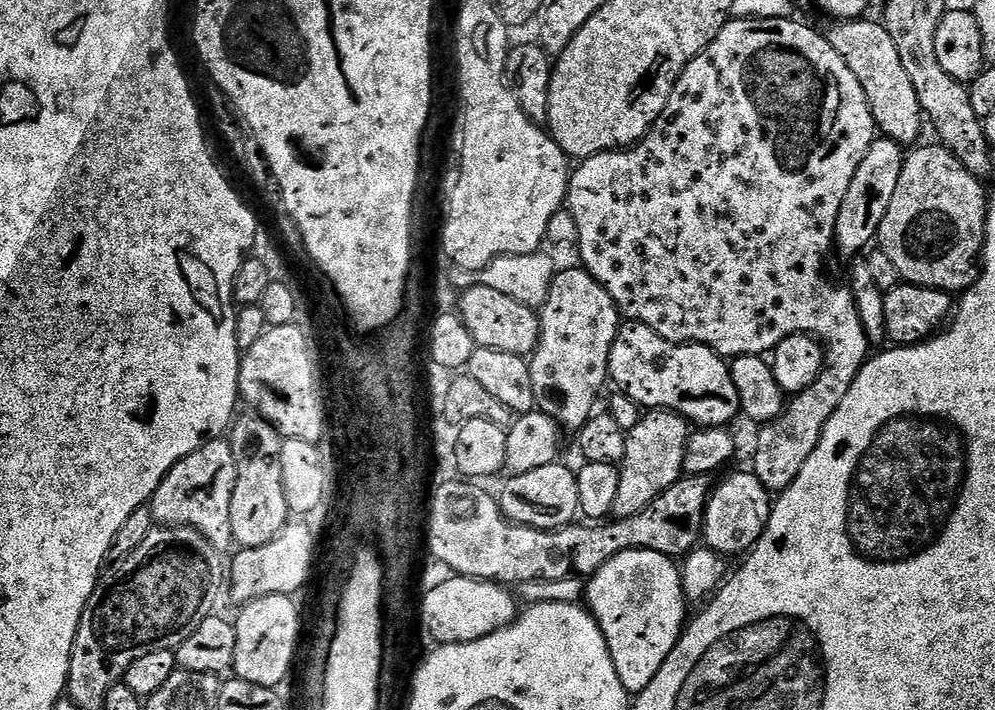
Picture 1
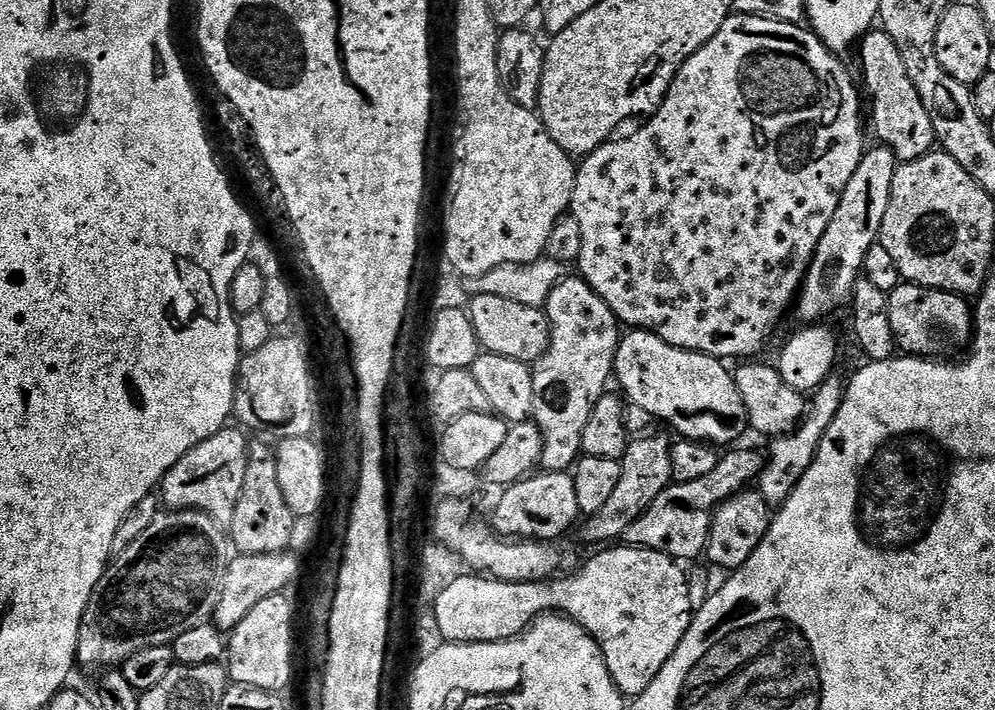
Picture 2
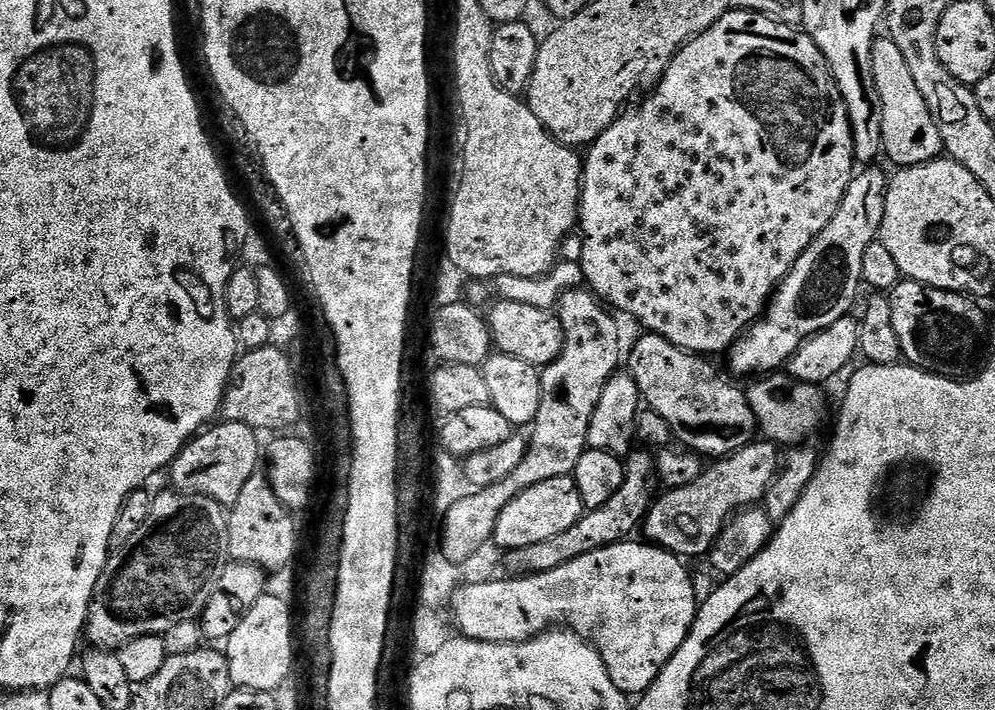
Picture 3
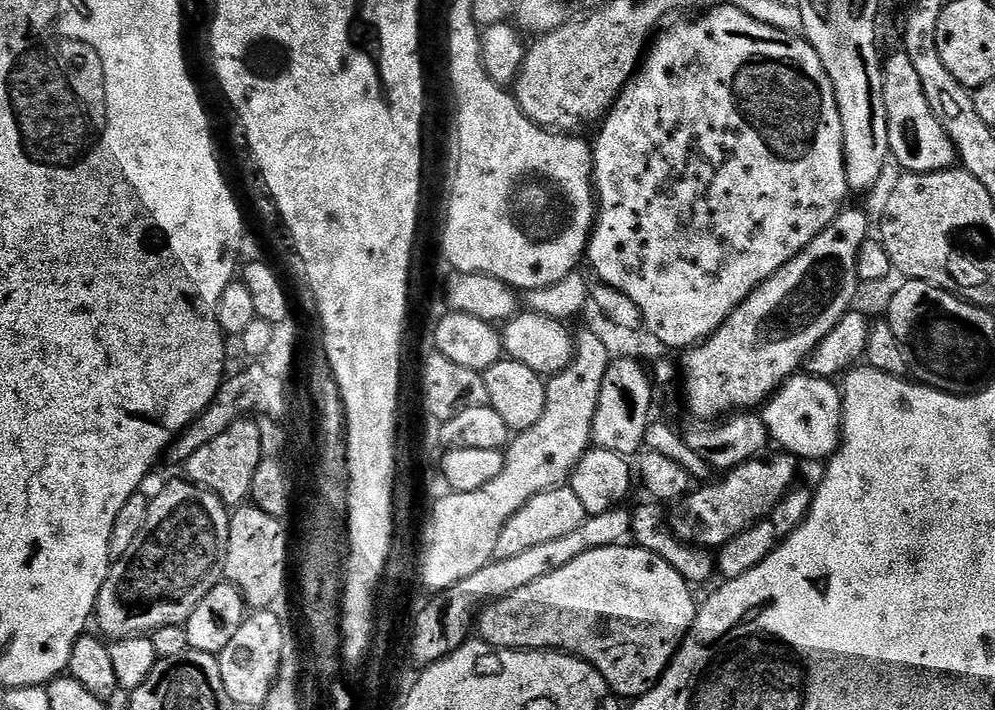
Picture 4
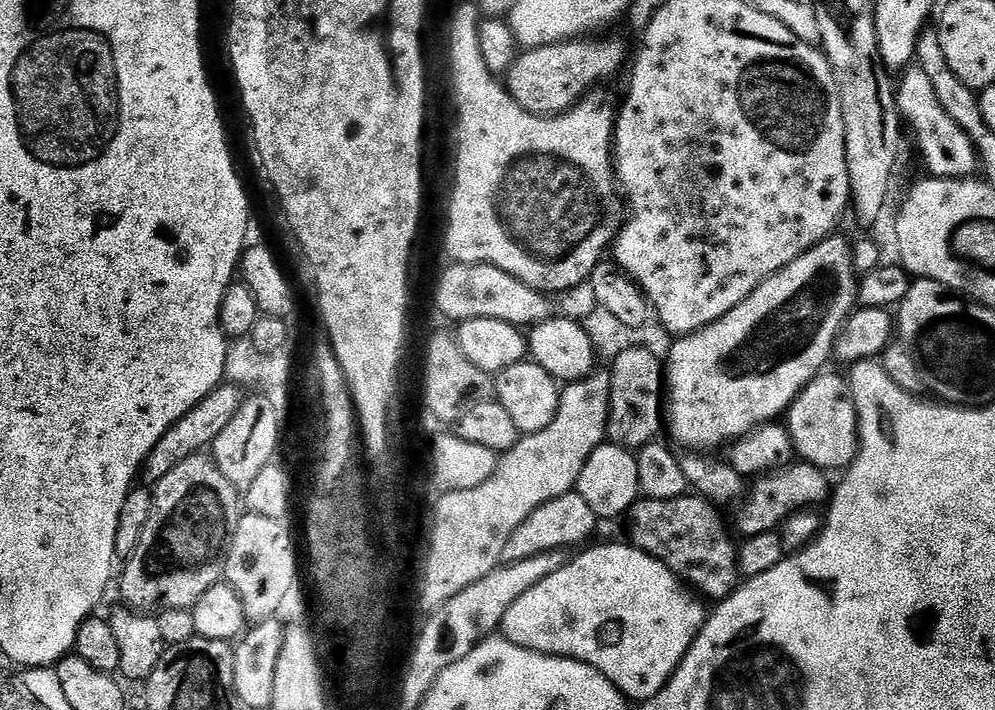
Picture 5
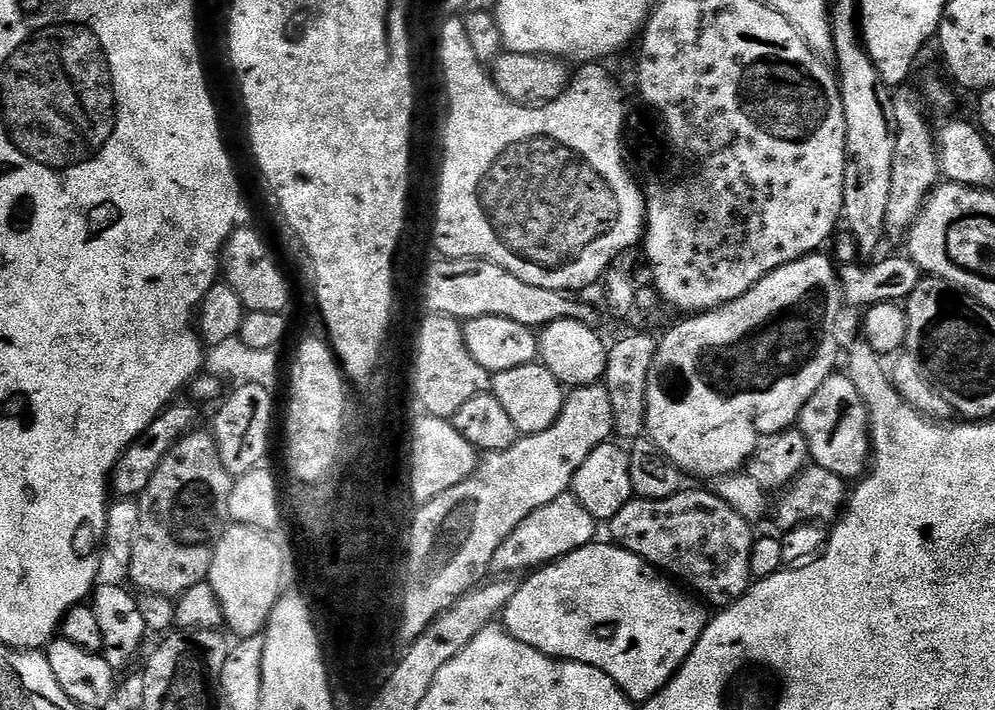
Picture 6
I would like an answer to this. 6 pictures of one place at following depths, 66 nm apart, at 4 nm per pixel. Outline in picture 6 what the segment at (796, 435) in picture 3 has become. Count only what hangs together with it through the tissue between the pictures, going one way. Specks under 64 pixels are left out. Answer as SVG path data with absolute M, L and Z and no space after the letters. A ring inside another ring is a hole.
M828 376L800 411L798 427L808 443L808 454L815 467L830 470L830 474L838 474L845 482L859 481L867 473L870 467L868 408L849 376Z

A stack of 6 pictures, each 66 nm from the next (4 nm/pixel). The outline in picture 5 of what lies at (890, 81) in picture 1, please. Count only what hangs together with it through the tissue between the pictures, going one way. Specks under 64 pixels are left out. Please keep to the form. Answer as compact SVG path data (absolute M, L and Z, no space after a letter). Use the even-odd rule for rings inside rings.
M909 66L903 69L904 76L895 85L896 108L900 112L901 121L912 131L916 139L916 148L924 159L933 177L941 180L963 180L972 178L978 172L978 157L976 147L971 138L942 110L938 102L938 94L934 94L934 86L930 86L930 78L919 66Z

